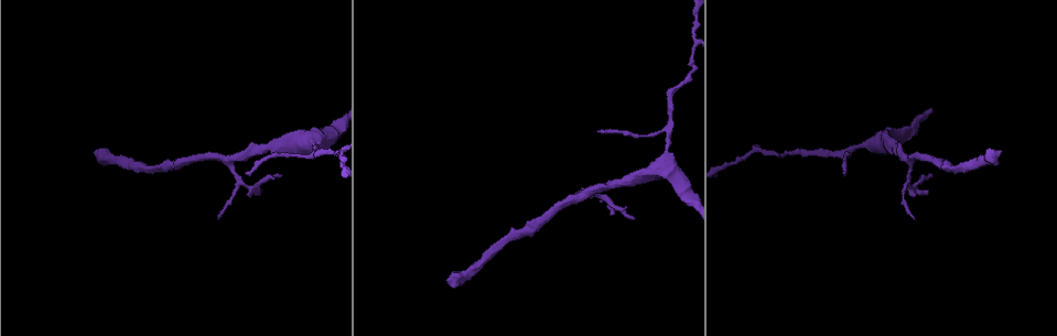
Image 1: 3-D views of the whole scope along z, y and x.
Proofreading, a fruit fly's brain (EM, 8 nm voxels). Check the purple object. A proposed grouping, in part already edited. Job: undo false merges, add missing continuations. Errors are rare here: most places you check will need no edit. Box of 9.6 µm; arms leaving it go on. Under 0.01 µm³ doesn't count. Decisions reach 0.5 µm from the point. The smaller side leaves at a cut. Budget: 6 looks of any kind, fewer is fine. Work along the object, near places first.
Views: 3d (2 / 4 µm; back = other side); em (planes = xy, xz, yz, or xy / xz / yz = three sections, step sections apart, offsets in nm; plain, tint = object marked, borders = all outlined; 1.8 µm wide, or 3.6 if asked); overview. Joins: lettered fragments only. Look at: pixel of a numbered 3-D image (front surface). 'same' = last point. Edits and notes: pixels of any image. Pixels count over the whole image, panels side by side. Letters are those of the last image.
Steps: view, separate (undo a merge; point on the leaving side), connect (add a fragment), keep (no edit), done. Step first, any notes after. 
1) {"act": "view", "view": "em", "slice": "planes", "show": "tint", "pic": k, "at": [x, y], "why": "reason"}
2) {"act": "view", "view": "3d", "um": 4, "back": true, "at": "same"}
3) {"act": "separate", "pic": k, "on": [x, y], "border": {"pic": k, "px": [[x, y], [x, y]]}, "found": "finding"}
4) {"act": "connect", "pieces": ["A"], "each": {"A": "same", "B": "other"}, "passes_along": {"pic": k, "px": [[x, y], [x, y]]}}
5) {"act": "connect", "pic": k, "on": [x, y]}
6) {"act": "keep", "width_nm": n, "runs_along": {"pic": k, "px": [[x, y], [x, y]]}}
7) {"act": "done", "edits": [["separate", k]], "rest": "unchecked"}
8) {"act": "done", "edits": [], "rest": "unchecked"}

{"act": "view", "view": "em", "slice": "planes", "show": "borders", "pic": 1, "at": [99, 150], "why": "an open end"}

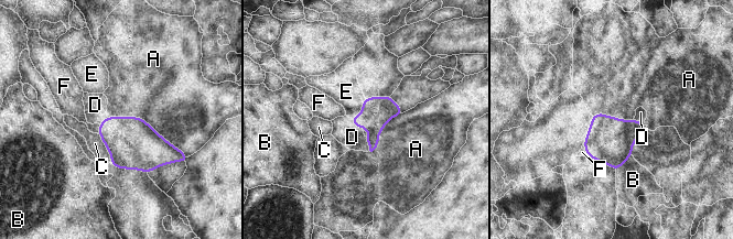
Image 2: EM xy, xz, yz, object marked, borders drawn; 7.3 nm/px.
{"act": "connect", "pieces": ["D"], "each": {"A": "other", "B": "other", "C": "other", "D": "same", "E": "other", "F": "other"}, "passes_along": {"pic": 2, "px": [[376, 111], [355, 125], [344, 131]]}, "found": "it goes on there"}

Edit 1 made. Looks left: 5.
{"act": "view", "view": "overview", "why": "see it whole again"}

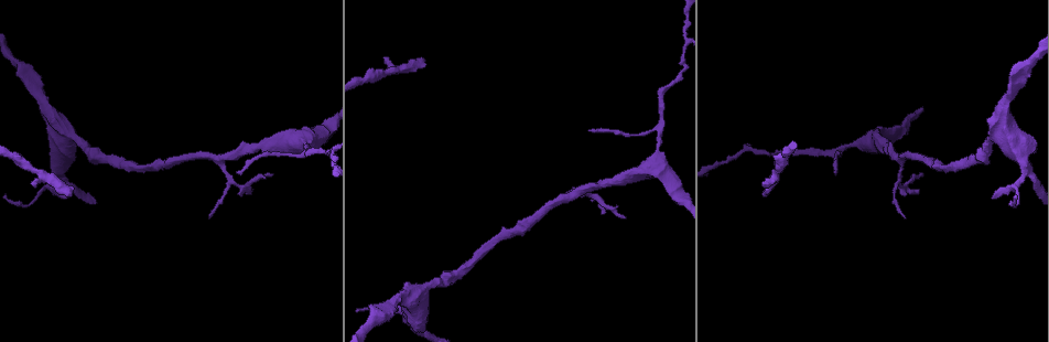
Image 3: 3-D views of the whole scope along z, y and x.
{"act": "view", "view": "em", "slice": "planes", "show": "tint", "pic": 3, "at": [901, 186], "why": "sharp bend"}

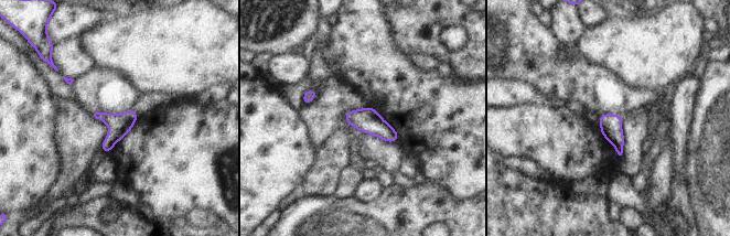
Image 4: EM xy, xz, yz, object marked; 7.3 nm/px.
{"act": "view", "view": "em", "slice": "planes", "show": "borders", "at": "same", "why": "what lies round it"}

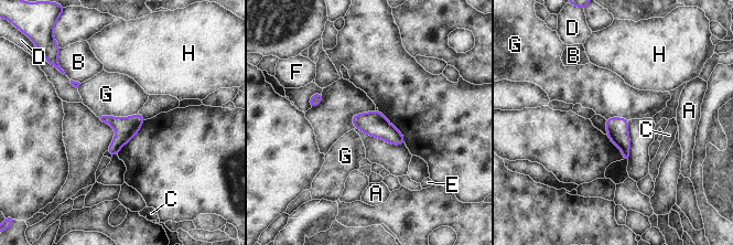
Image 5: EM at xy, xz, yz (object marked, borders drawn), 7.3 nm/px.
{"act": "keep", "each": {"A": "other", "B": "other", "C": "other", "D": "other", "E": "other", "F": "other", "G": "other", "H": "other"}, "border": {"pic": 5, "px": [[138, 110], [129, 116], [99, 117]]}, "found": "one neuron here"}

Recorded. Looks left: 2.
{"act": "done", "edits": [["connect", 2]], "rest": "unchecked"}

